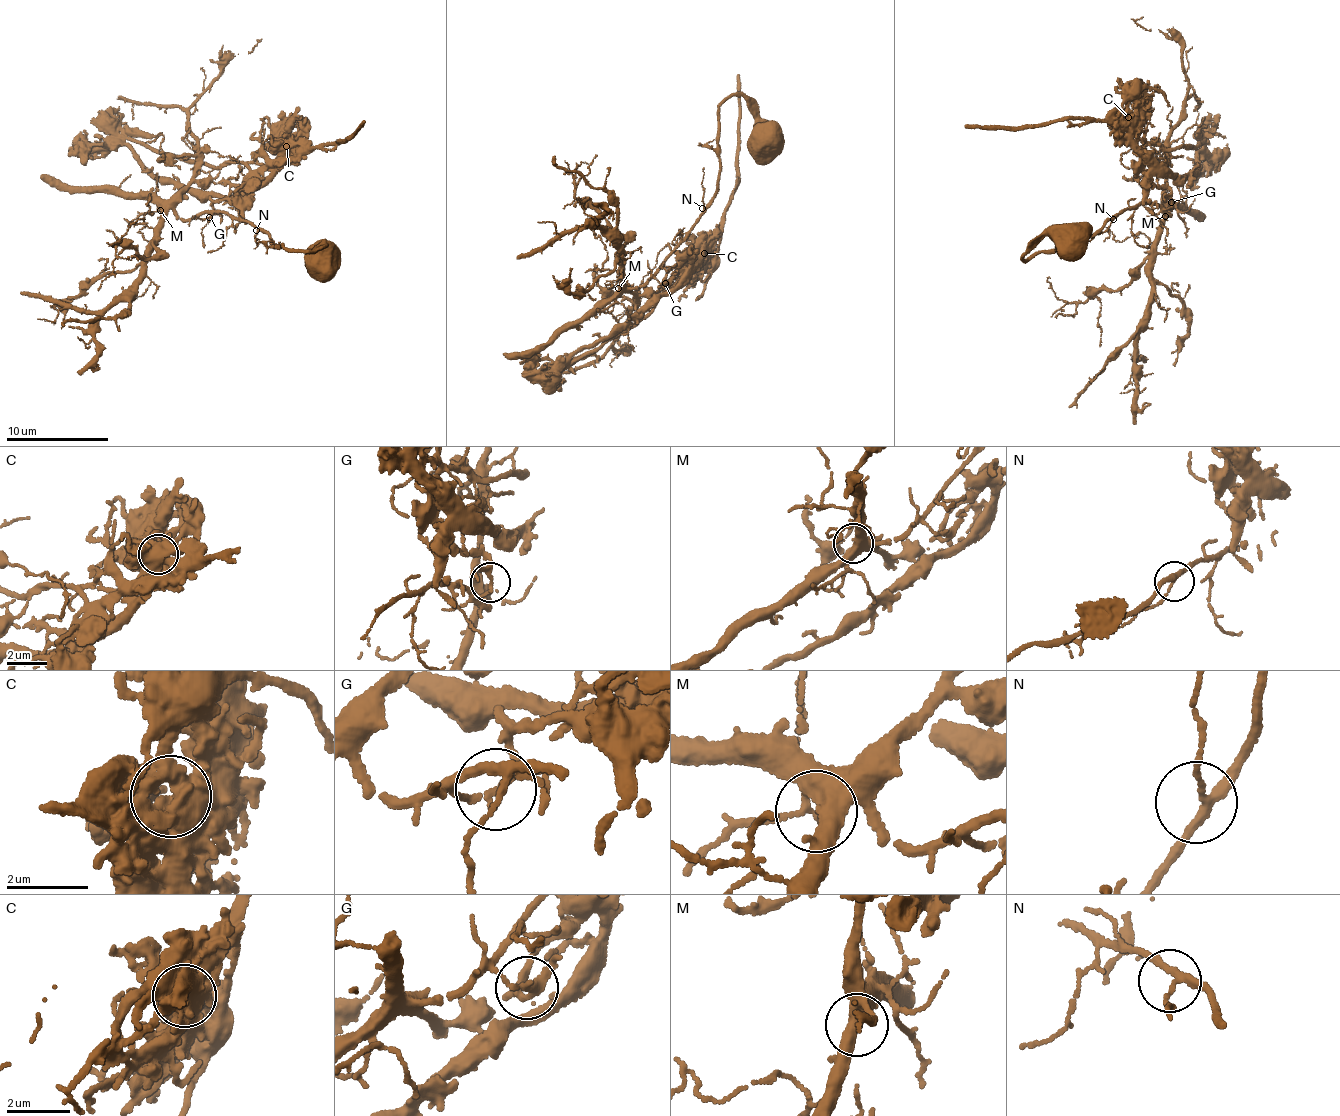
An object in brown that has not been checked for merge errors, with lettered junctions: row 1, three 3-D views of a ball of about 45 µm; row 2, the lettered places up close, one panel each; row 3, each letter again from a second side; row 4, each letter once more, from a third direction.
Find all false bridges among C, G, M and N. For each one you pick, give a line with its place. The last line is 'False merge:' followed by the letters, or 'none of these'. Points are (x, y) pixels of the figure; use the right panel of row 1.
C: place (1128, 117)
G: place (1171, 202)
False merge: C, G

